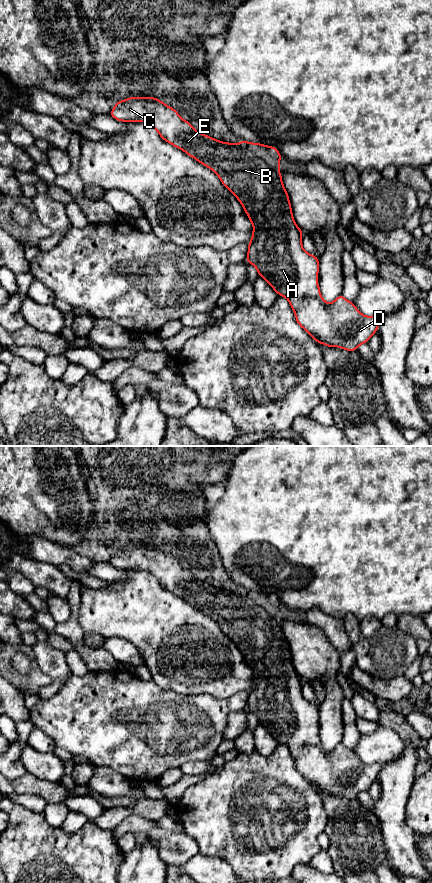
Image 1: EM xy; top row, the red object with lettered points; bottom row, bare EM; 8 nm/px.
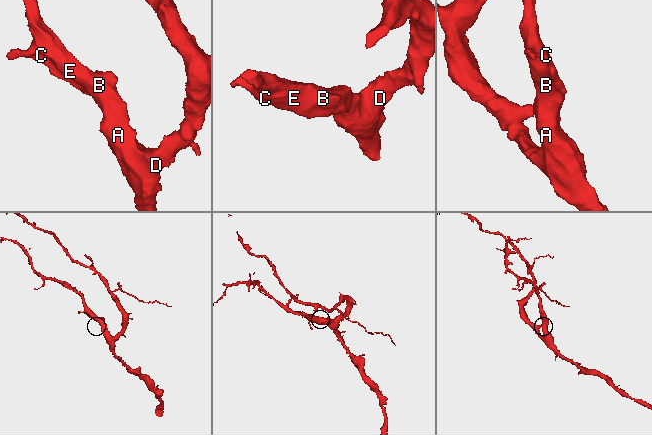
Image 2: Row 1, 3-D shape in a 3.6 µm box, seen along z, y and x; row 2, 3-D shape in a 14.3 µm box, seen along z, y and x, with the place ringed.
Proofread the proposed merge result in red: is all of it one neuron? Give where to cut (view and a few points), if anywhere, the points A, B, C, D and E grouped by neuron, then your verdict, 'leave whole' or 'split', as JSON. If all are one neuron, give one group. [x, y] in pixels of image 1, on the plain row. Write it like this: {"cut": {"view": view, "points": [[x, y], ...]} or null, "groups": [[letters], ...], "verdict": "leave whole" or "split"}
{"cut": null, "groups": [["A", "B", "C", "D", "E"]], "verdict": "leave whole"}

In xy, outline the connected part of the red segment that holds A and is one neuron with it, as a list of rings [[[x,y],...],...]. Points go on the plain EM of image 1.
[[[131,544],[128,547],[118,549],[111,558],[110,563],[121,570],[144,570],[149,572],[164,589],[184,599],[187,603],[216,621],[222,632],[241,651],[250,670],[253,672],[246,710],[257,717],[258,723],[264,726],[278,743],[285,745],[289,749],[297,771],[317,791],[327,795],[342,796],[346,799],[356,799],[362,791],[368,791],[371,784],[377,780],[383,765],[363,763],[356,756],[355,751],[348,749],[343,743],[338,744],[331,751],[327,751],[322,746],[317,729],[319,706],[303,697],[303,679],[295,671],[292,662],[289,644],[282,630],[282,622],[279,620],[282,603],[277,596],[244,588],[240,591],[228,591],[214,587],[196,579],[190,570],[182,567],[174,556],[155,545]]]

